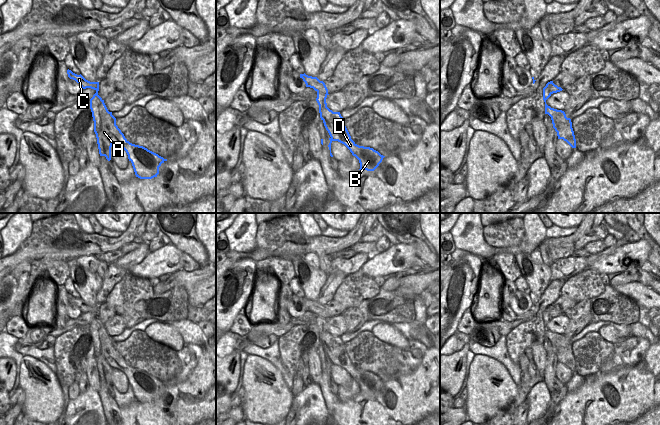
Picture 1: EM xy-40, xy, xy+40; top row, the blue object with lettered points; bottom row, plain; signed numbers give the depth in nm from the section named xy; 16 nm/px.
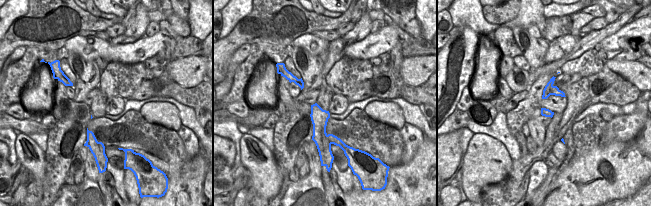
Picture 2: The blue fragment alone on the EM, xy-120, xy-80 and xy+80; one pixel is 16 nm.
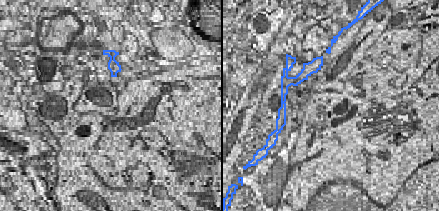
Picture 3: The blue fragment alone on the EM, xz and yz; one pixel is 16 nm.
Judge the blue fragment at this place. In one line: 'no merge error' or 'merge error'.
merge error

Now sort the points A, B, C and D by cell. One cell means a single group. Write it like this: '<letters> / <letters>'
A C / B D

